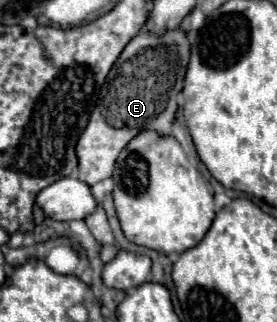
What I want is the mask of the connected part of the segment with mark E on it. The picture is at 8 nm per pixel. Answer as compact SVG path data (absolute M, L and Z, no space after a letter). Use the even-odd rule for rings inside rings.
M180 27L168 29L162 35L154 35L152 31L144 29L124 47L122 55L108 73L102 97L90 113L88 125L80 135L80 141L76 141L76 177L80 181L94 185L112 177L120 149L124 149L124 145L128 145L128 141L136 137L136 133L144 129L152 129L160 135L172 133L172 123L178 111L178 95L182 91L188 59L190 41Z

